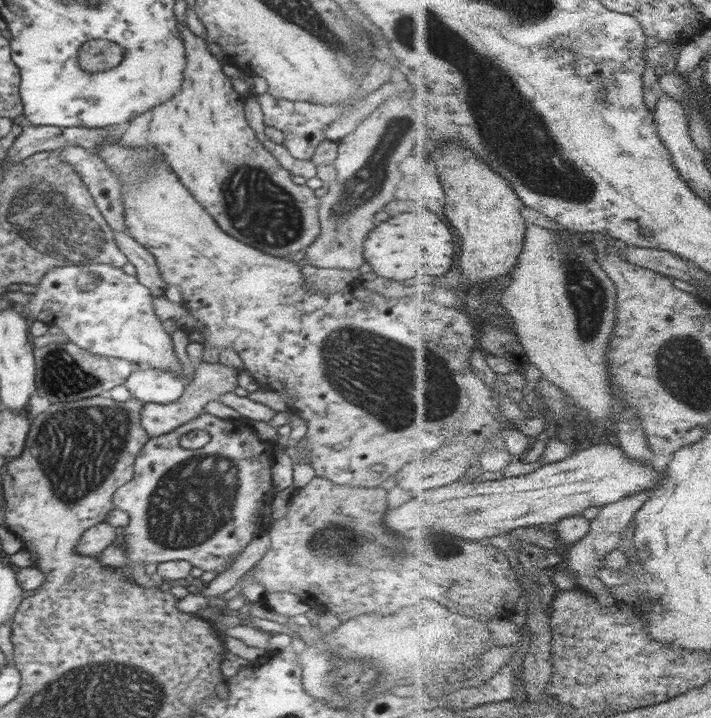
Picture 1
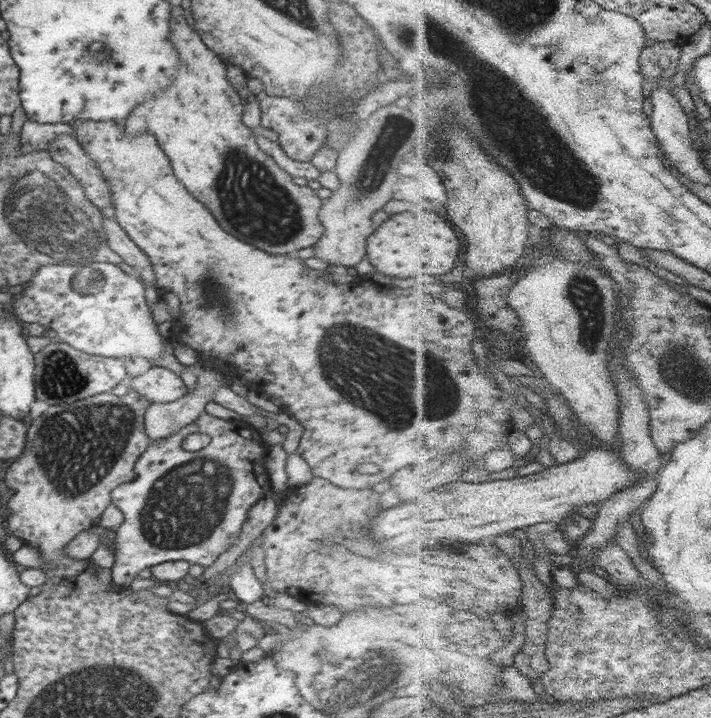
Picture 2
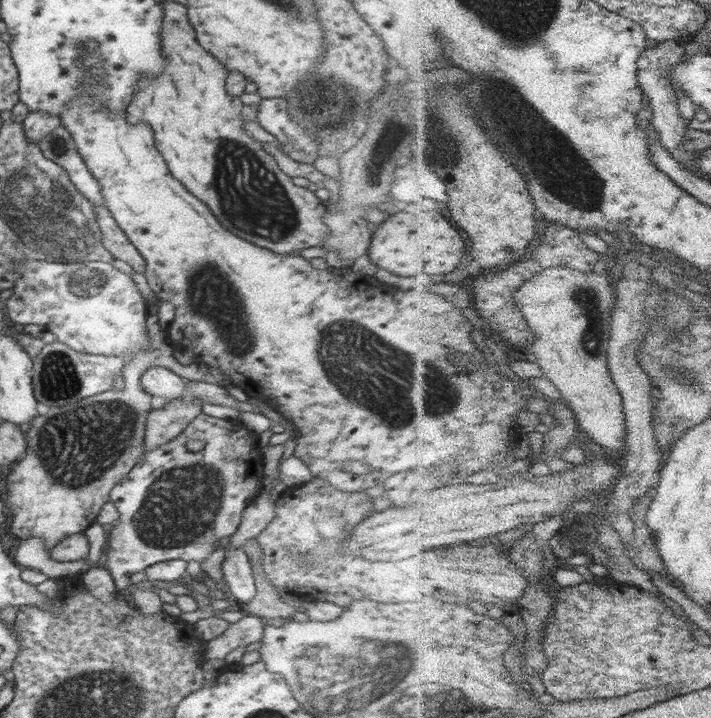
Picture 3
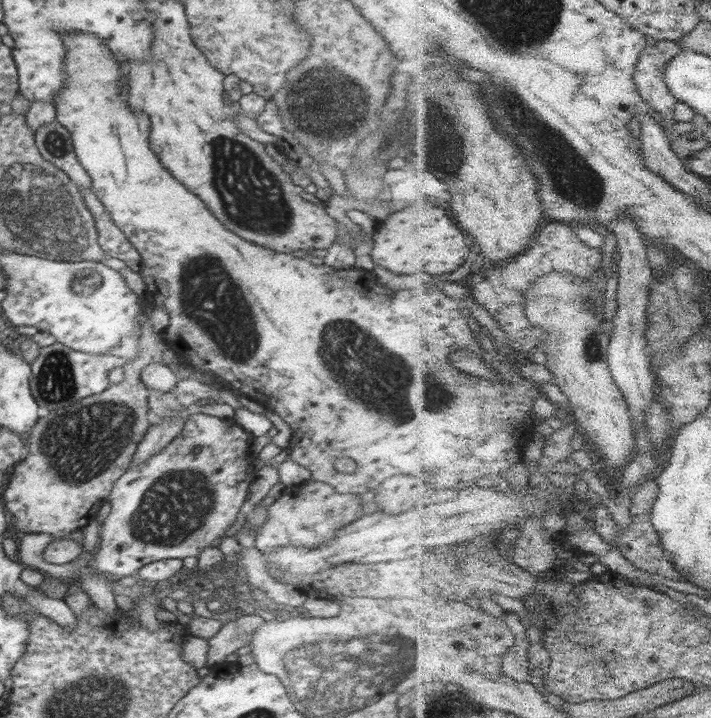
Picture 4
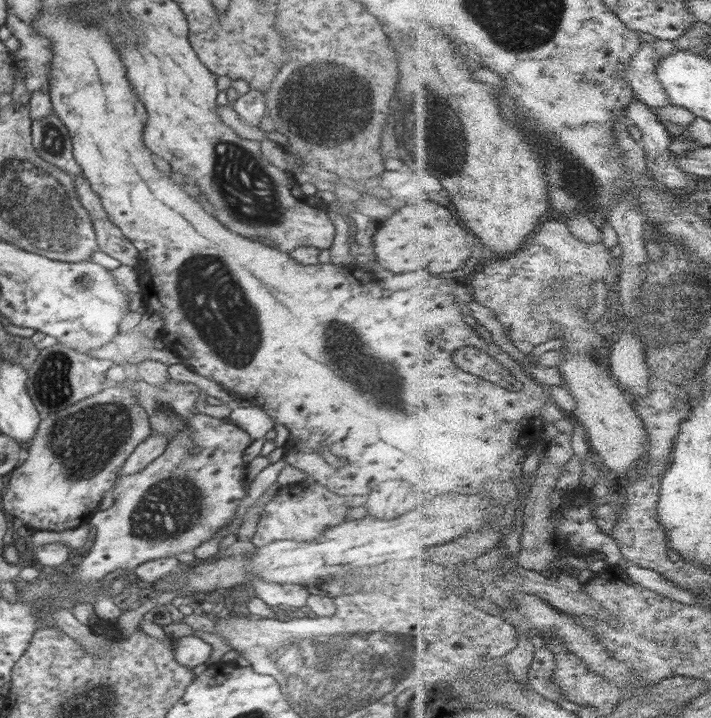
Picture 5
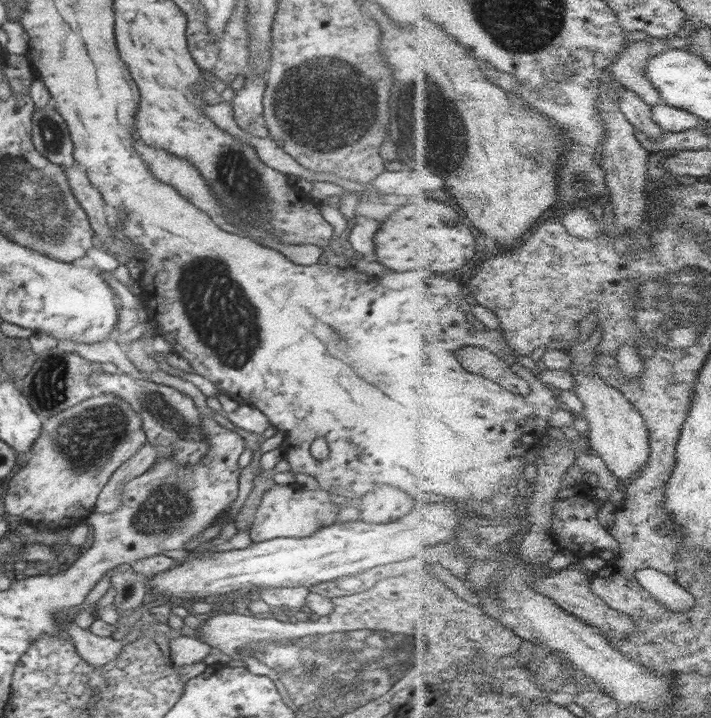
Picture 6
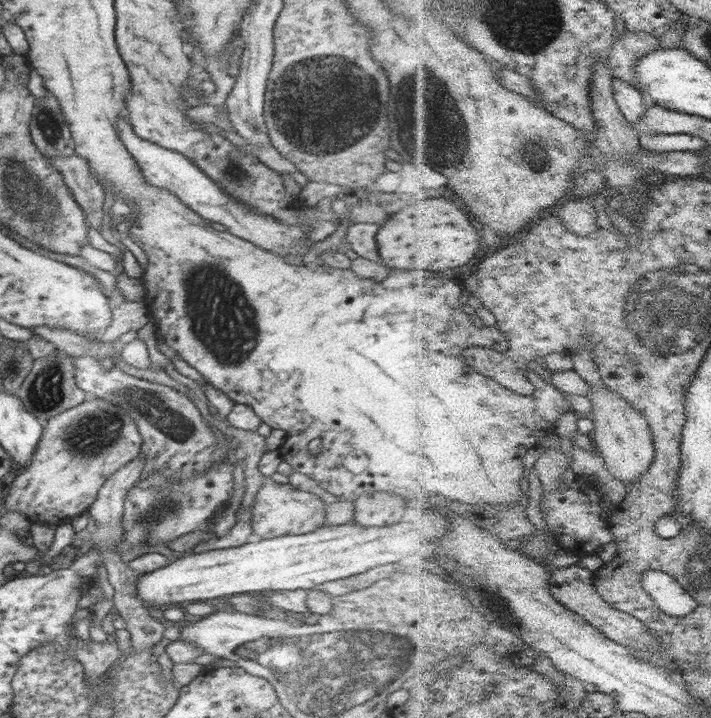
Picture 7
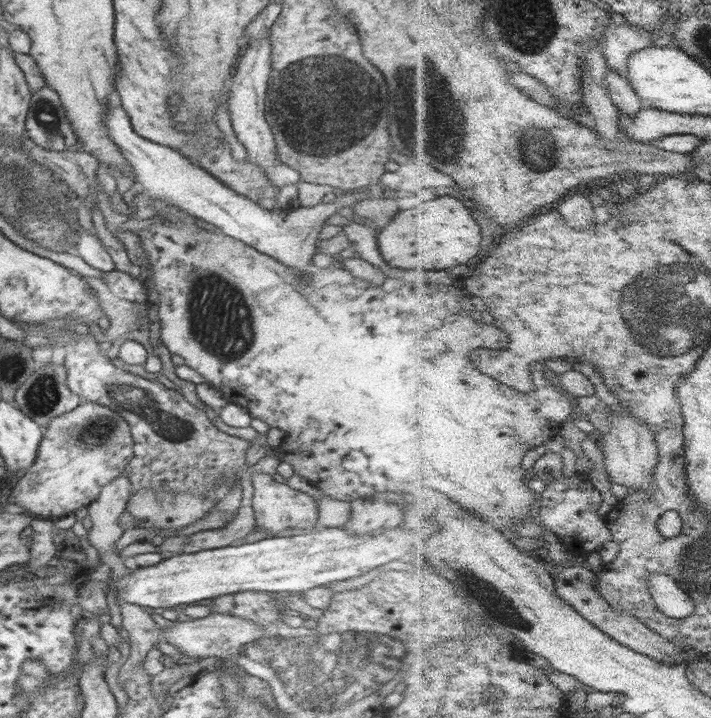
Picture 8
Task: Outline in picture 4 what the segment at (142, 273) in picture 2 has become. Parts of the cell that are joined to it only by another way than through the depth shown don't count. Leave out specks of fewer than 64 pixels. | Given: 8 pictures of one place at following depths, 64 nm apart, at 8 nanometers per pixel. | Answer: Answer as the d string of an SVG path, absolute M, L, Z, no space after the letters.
M82 189L86 207L94 215L95 229L98 232L98 244L108 257L112 257L126 263L134 272L142 269L142 257L135 246L119 230L112 221L110 213L101 204L94 192Z

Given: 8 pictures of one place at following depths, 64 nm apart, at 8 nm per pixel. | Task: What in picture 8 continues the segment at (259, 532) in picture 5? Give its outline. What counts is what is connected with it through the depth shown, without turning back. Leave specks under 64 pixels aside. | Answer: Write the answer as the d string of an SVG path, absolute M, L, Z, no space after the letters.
M264 473L252 474L252 486L255 526L258 530L266 532L266 537L284 535L289 529L293 529L294 533L300 533L301 530L312 528L318 521L318 501L308 493L292 489L286 483L278 483L272 475Z

